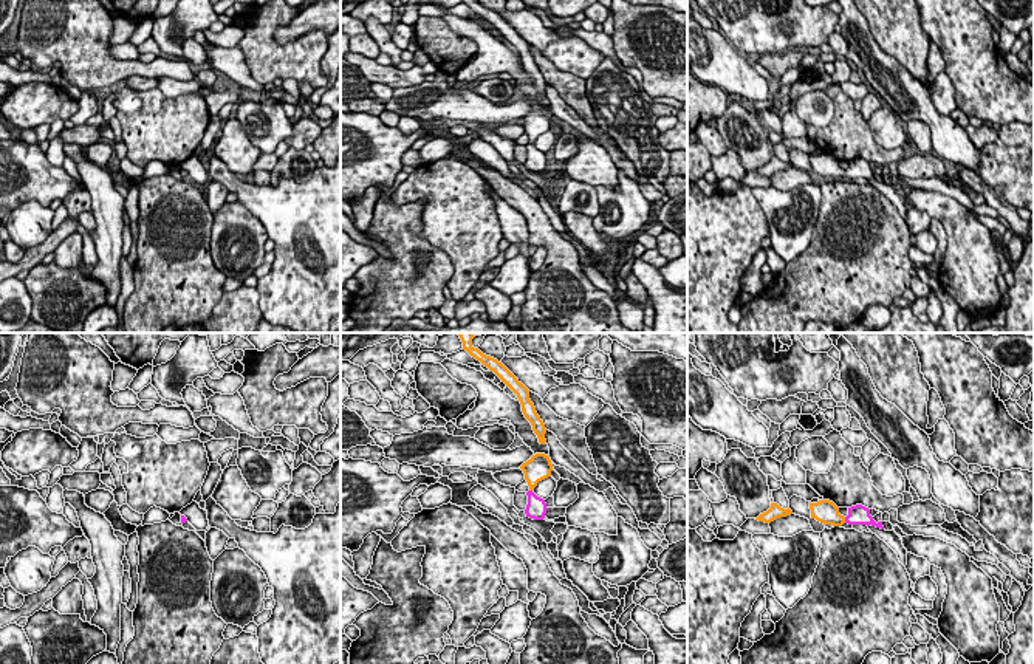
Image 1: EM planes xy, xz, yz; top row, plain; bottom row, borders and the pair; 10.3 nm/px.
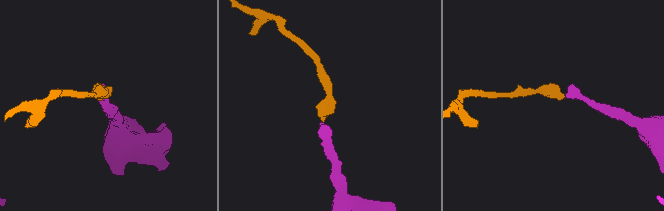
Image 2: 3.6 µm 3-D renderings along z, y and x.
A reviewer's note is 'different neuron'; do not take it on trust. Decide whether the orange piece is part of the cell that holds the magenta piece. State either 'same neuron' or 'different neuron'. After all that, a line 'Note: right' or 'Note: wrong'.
same neuron
Note: wrong

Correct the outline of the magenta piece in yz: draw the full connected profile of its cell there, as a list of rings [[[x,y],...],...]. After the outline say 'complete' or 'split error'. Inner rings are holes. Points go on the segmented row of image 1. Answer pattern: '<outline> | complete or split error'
[[[830,500],[810,503],[810,509],[811,509],[811,519],[816,519],[817,522],[823,525],[833,525],[833,526],[842,526],[844,523],[867,525],[867,526],[871,525],[871,526],[884,529],[882,522],[876,523],[873,517],[870,515],[870,509],[862,505],[848,508],[847,517],[841,515],[839,508]]] | split error

